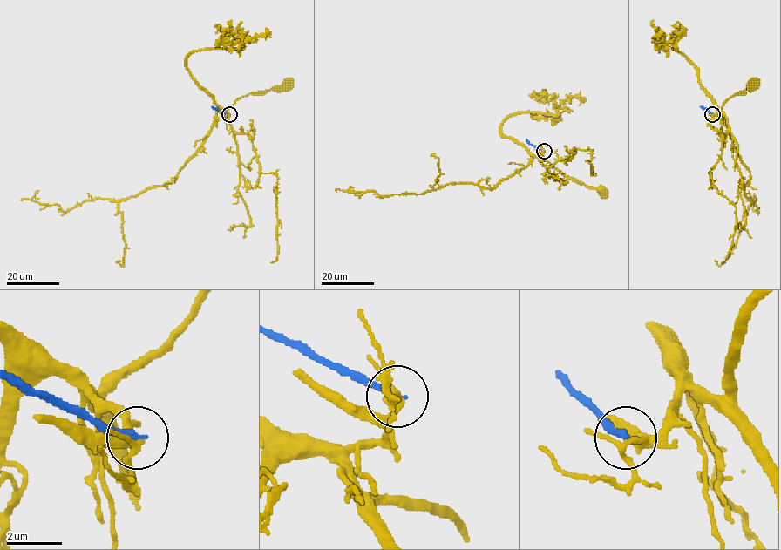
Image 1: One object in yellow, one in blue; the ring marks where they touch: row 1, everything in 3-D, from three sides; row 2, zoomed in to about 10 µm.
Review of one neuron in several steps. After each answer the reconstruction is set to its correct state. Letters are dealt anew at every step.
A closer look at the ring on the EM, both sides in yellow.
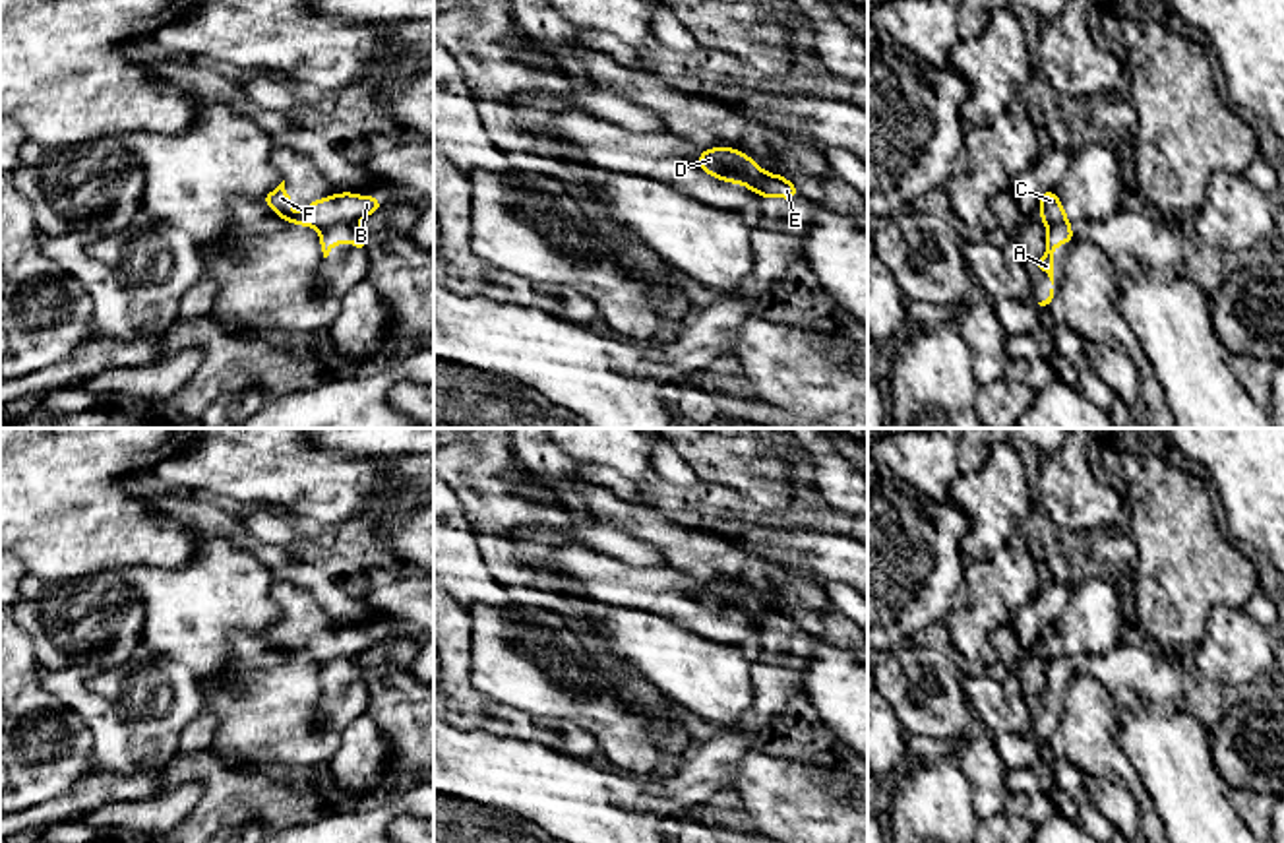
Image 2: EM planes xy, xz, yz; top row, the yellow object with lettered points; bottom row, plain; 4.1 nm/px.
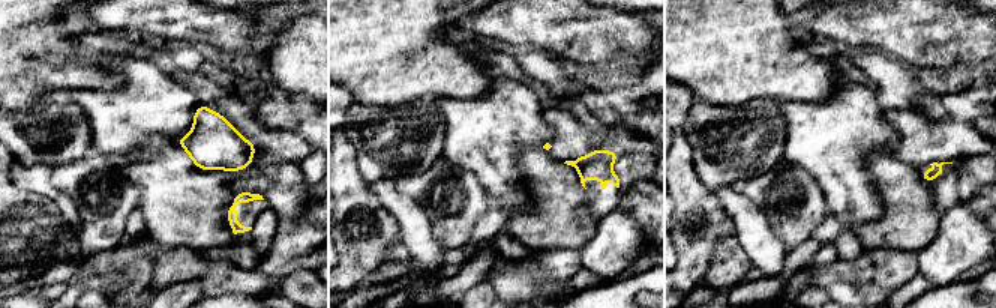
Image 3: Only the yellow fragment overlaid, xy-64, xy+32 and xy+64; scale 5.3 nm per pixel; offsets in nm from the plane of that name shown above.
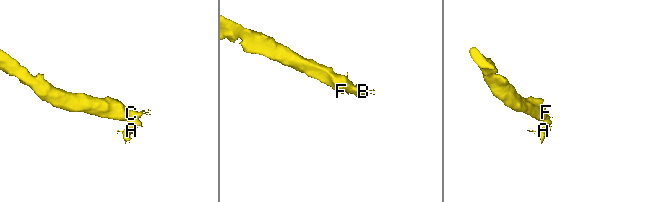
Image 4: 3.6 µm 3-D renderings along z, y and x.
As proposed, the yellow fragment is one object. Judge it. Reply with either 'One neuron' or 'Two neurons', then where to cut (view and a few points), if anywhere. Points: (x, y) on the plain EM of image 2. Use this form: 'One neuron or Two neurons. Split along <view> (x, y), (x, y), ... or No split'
Two neurons. Split along xy (357, 655), (336, 655), (320, 665)

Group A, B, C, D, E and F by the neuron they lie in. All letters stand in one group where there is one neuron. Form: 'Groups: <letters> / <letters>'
Groups: A E / B C D F

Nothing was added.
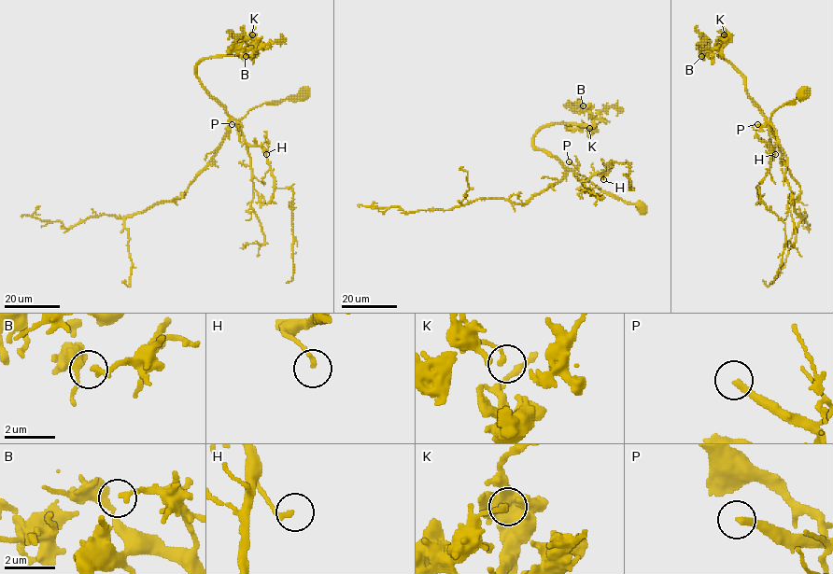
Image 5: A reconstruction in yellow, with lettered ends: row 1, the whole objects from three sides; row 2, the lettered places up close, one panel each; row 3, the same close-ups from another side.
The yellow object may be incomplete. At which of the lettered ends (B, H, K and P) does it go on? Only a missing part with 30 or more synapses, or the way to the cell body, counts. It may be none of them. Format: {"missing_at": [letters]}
{"missing_at": ["P"]}

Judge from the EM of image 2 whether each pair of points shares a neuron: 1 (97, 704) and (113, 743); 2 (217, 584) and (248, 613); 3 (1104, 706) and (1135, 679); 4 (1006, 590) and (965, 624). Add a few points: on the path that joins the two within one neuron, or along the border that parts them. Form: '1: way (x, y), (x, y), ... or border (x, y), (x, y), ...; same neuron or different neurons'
1: way (97, 714), (109, 733); same neuron
2: way (225, 590), (241, 605); same neuron
3: border (1075, 667), (1093, 675), (1114, 694); different neurons
4: way (996, 599), (975, 621); same neuron

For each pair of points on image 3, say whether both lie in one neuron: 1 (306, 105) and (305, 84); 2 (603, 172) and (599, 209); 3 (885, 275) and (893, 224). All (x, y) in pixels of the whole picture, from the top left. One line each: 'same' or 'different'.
1: different
2: same
3: different

